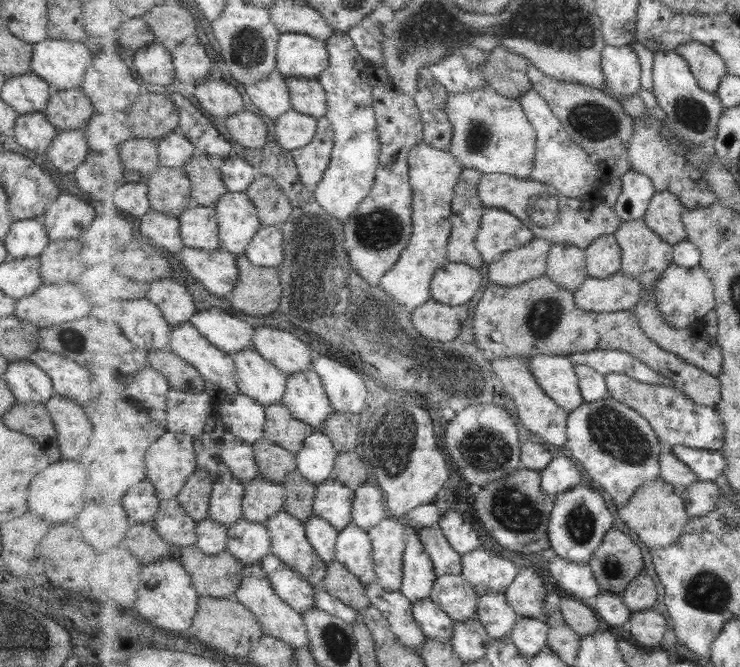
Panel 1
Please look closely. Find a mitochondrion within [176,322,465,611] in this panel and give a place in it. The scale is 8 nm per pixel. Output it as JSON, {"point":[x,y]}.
{"point":[390,452]}

